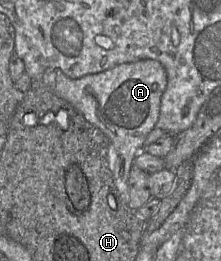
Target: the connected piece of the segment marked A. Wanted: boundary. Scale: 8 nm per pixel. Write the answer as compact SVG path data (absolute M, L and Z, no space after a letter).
M143 59L122 63L77 79L66 76L58 68L49 68L41 80L109 138L110 169L120 198L128 205L131 167L136 155L144 150L145 139L159 118L161 98L167 84L164 66L157 60Z

